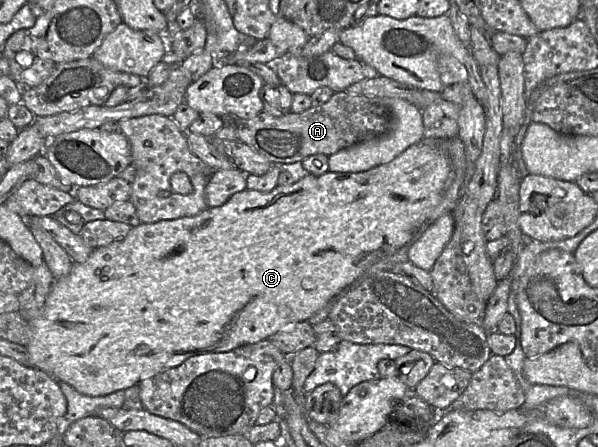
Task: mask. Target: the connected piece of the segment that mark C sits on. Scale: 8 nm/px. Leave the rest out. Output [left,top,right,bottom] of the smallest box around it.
[27,138,452,397]

